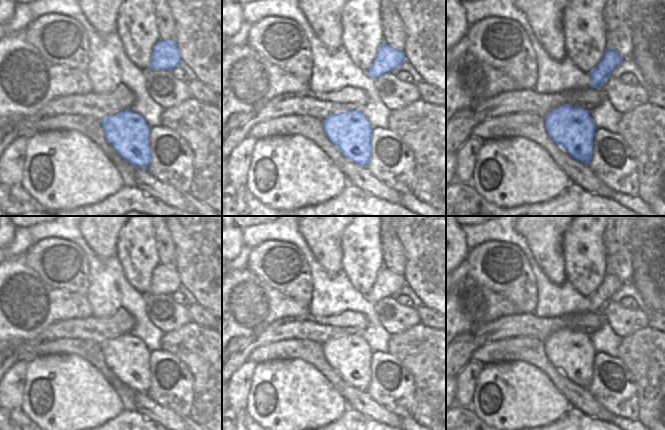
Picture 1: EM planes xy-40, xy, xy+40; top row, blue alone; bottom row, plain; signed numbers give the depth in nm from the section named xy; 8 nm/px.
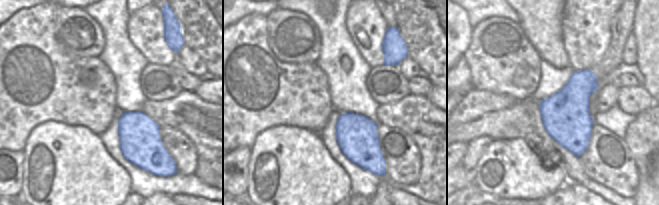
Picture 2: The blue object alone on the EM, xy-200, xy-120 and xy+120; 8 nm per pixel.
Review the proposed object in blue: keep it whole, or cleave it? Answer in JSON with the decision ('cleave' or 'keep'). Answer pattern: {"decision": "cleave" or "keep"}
{"decision": "cleave"}

